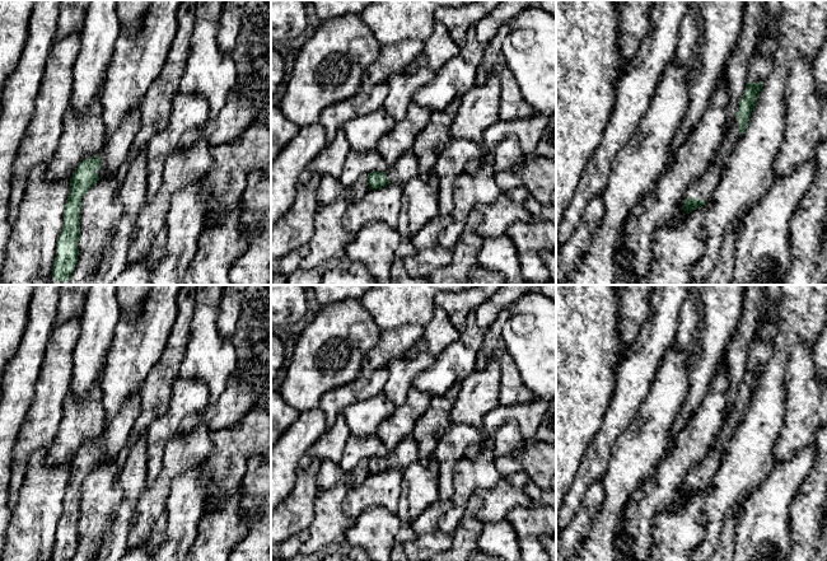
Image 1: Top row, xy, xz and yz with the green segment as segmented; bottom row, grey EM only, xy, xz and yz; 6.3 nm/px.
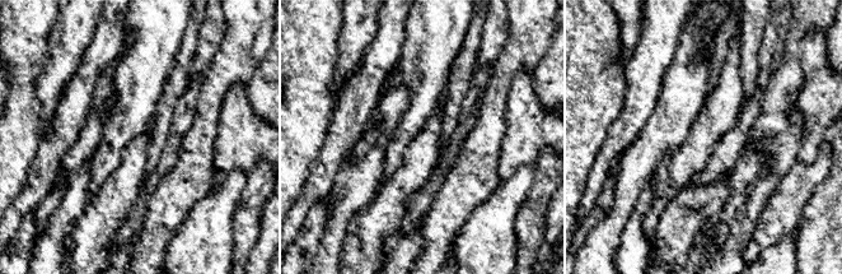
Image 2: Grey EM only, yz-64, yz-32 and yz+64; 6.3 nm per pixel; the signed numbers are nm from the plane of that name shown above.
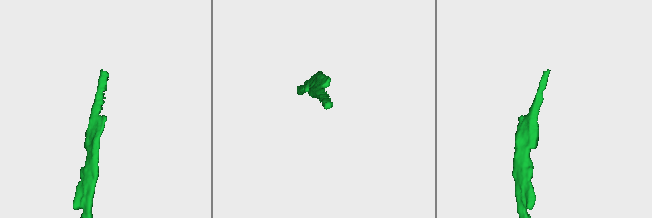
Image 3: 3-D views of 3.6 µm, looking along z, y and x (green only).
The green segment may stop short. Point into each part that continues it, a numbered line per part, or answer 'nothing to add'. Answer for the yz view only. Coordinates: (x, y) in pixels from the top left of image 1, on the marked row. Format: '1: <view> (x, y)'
1: yz (702, 188)

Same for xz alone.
1: xz (406, 168)

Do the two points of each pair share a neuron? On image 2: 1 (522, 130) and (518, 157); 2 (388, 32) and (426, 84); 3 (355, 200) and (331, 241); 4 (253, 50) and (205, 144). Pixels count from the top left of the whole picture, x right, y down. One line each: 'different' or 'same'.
1: same
2: different
3: same
4: same

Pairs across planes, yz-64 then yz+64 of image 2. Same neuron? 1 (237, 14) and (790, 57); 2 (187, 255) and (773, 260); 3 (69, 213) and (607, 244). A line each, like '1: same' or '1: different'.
1: same
2: different
3: same

